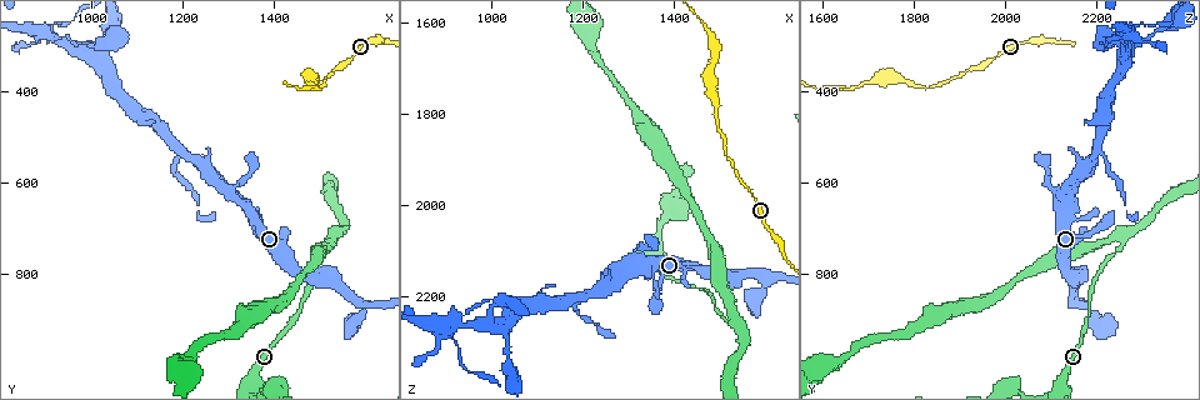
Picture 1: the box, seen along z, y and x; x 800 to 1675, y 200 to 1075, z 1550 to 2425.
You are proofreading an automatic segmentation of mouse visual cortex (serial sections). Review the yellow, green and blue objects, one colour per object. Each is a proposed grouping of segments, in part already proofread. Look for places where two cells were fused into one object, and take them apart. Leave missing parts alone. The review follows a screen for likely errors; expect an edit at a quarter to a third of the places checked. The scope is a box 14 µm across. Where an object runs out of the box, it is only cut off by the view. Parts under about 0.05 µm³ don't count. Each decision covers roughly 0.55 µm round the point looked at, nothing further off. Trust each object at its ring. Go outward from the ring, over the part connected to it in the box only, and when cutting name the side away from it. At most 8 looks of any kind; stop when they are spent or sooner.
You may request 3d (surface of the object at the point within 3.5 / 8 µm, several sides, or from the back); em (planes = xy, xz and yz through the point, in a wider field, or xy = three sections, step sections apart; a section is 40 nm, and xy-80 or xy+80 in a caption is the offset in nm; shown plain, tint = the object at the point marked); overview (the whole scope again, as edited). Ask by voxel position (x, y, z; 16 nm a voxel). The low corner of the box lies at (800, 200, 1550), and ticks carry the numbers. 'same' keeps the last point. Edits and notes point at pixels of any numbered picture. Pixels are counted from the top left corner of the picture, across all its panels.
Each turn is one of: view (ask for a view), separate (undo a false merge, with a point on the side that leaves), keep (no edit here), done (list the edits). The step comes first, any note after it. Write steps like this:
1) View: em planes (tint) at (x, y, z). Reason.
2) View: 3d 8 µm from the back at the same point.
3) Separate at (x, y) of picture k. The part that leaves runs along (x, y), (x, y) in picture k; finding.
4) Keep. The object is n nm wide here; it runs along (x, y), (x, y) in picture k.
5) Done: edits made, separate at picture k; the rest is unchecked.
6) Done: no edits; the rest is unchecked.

View: 3d 3.5 µm at (1530, 720, 2250). Thick turns thin.

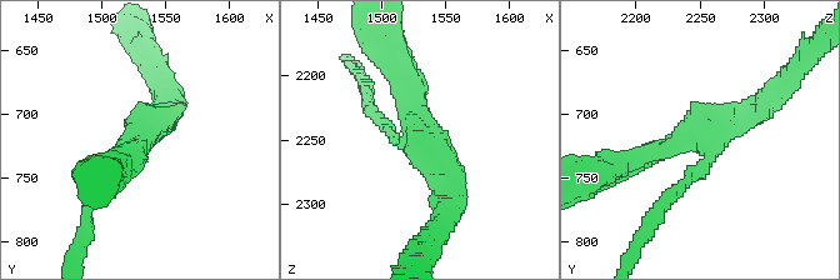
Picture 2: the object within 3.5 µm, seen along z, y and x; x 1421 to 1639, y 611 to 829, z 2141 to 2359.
View: em xy step 2 (plain) at (1526, 720, 2250). 3 arms meet here; the arms are 200, 250, 300 nm wide; now the EM.

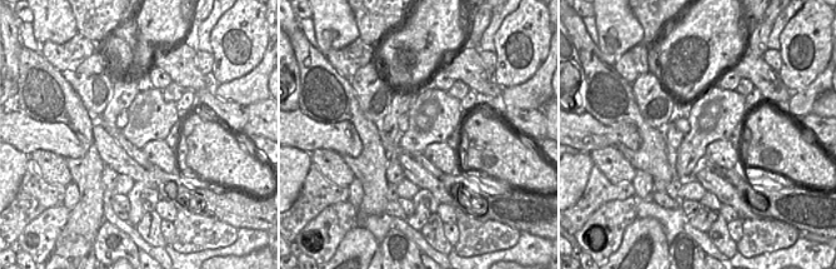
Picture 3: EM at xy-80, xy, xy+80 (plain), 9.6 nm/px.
View: em xy step 2 (tint) at the same point. With the object marked.

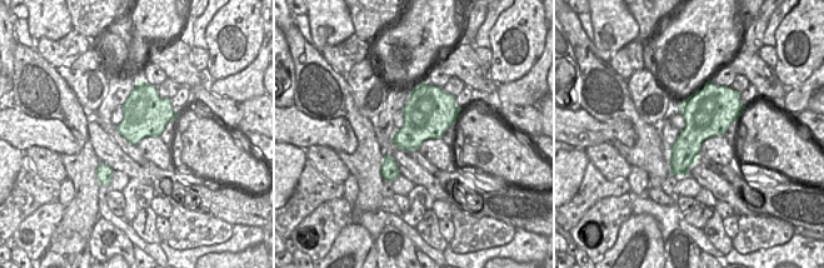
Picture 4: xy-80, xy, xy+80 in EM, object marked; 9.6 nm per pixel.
Keep. It runs along (669, 198), (708, 159), (701, 140), (630, 159) in picture 2; one cell here.

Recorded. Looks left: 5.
View: 3d 3.5 µm at (1200, 535, 2195). Branch point.

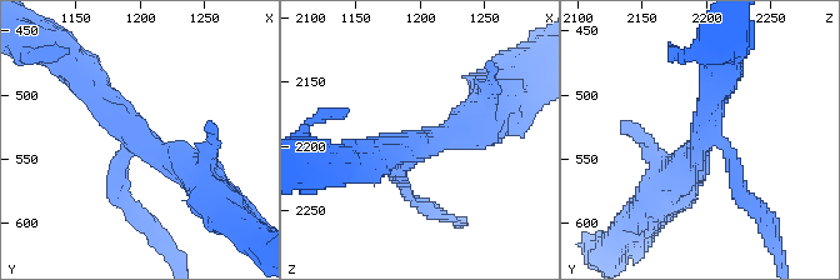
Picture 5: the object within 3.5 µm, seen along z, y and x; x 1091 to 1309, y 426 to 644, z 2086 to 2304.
View: em planes (tint) at (1200, 536, 2198). 3 arms meet here; the arms are 200, 300, 450 nm wide.

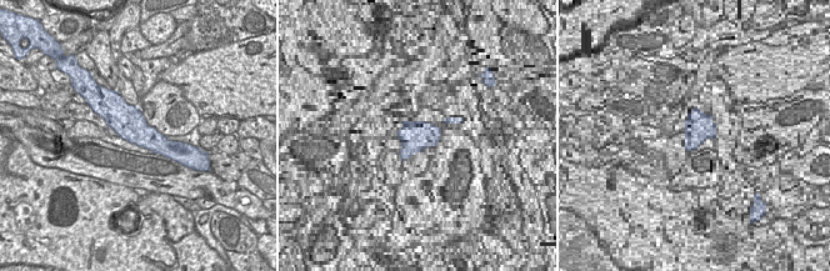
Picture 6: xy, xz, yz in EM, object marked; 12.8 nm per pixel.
Keep. It runs along (205, 181), (151, 150), (83, 78) in picture 5; one cell here.

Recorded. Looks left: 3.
View: 3d 3.5 µm at (910, 275, 2280). Four arms meet.

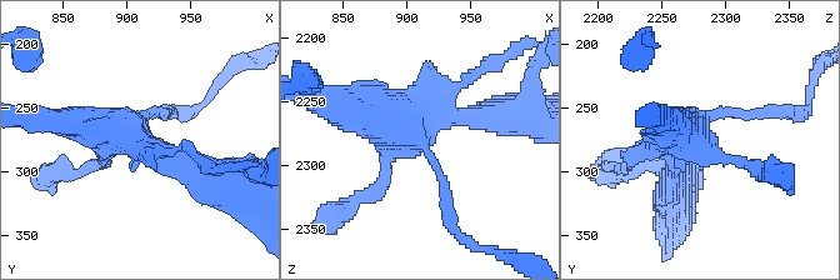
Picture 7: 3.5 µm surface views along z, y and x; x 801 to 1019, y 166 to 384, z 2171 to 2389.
View: em planes (tint) at (908, 276, 2274). Now the EM.

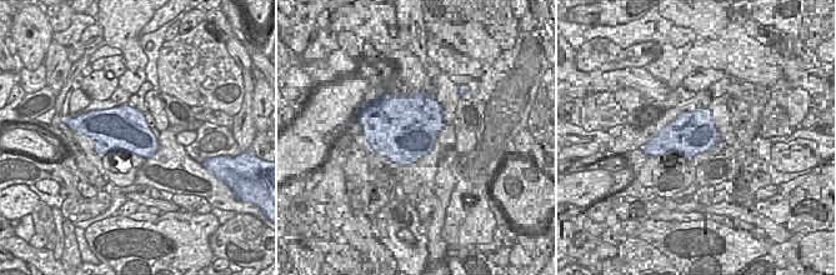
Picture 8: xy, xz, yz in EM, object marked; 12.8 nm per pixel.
Separate at (770, 114) of picture 7. The part that leaves runs along (730, 110), (800, 115), (810, 91) in picture 7; two cells meet here.

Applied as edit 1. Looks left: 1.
Done: edits made, separate at picture 7; the rest is unchecked.

